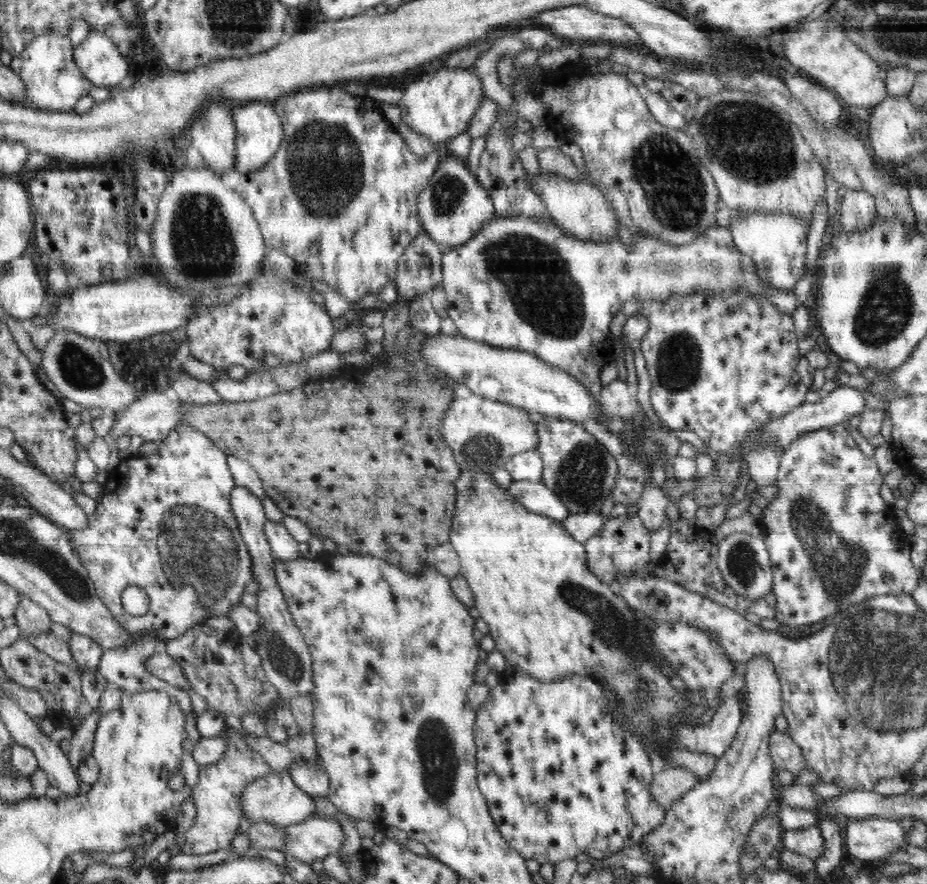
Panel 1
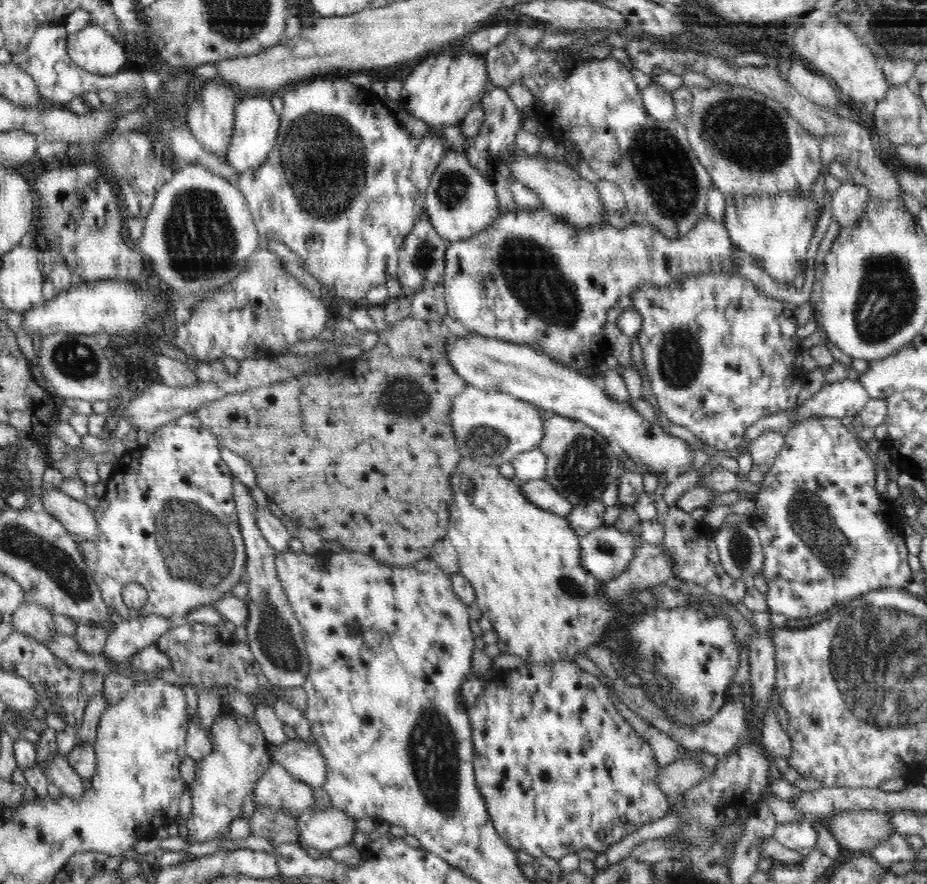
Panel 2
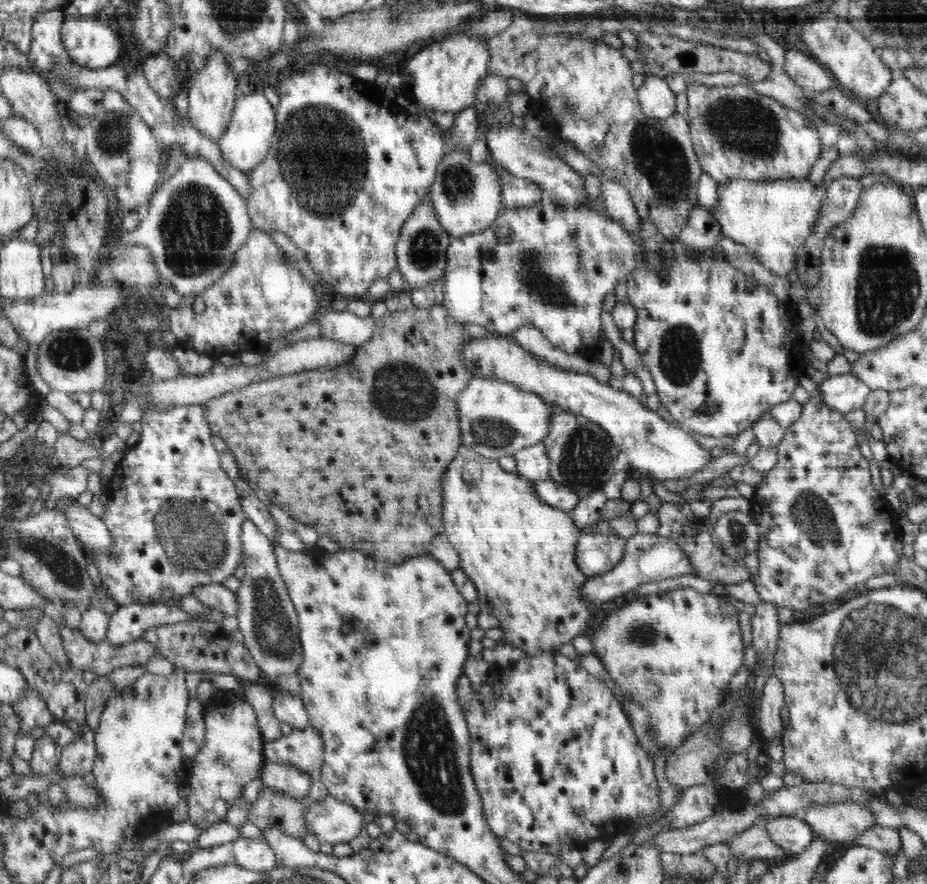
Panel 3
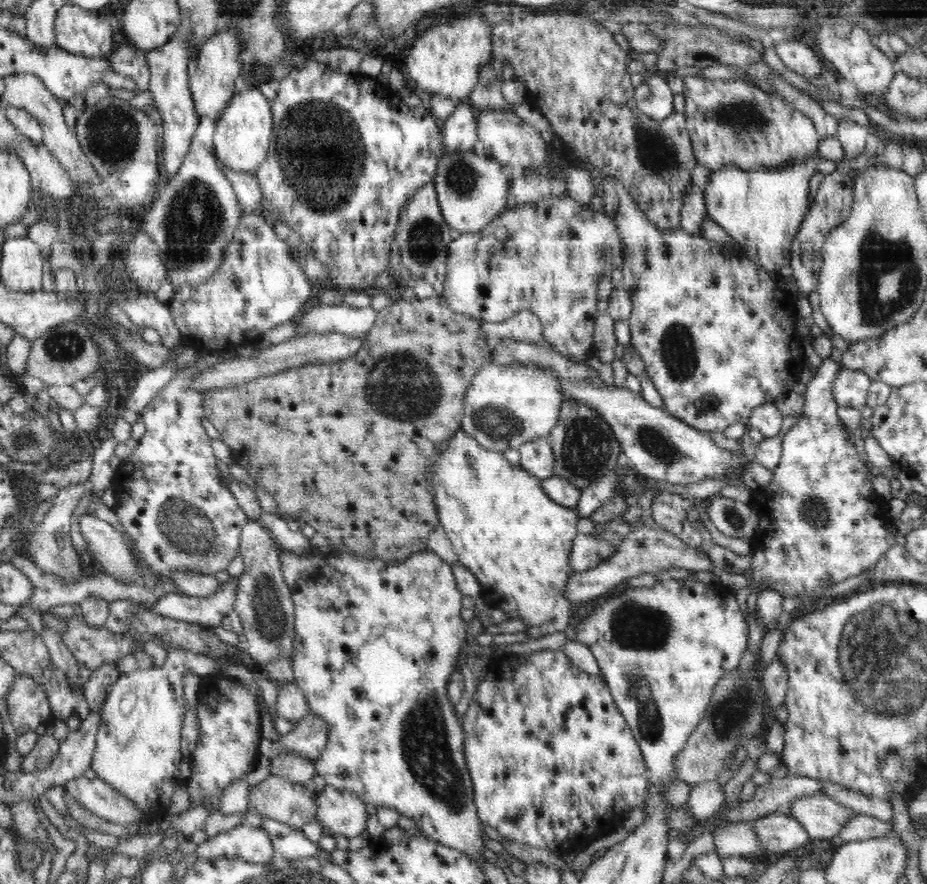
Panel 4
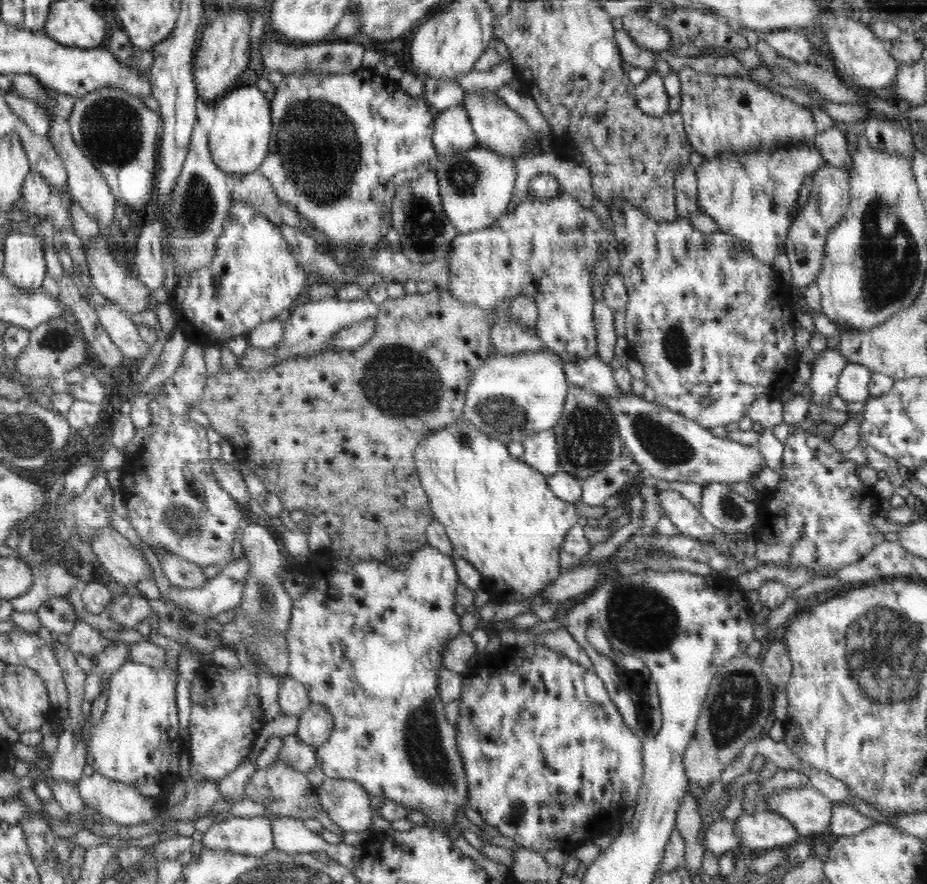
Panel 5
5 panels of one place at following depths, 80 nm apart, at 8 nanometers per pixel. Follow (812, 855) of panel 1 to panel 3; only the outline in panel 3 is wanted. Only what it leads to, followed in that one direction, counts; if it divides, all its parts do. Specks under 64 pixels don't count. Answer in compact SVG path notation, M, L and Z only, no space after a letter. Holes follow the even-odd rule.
M774 817L764 820L768 836L786 852L801 853L814 840L809 824L796 817Z

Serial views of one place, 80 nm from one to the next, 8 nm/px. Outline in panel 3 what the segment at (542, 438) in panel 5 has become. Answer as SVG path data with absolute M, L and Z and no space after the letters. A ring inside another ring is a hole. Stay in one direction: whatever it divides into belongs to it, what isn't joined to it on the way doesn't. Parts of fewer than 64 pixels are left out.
M543 442L522 448L514 457L516 457L518 475L531 481L550 479L552 461L548 457L548 451Z

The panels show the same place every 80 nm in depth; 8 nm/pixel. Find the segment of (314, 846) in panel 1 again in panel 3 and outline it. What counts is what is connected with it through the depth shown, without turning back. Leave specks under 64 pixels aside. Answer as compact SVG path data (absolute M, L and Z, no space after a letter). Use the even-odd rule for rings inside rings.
M330 793L326 795L326 800L322 800L322 802L309 803L307 811L304 813L306 813L306 830L315 834L322 843L328 842L335 845L339 842L349 842L360 834L363 827L362 811L346 802L337 800Z

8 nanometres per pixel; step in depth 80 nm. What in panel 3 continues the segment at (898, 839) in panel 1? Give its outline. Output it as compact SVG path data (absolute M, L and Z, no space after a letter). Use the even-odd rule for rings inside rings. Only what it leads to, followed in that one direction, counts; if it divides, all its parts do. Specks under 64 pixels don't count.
M826 804L826 806L810 806L805 811L803 820L809 824L815 838L828 841L850 843L862 832L878 825L874 815L864 806L857 804Z

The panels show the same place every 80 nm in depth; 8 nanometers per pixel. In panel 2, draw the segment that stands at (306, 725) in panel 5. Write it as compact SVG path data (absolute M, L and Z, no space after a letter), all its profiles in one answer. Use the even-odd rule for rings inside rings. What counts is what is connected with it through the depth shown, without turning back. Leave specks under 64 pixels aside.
M295 737L281 745L269 744L268 753L274 763L283 766L295 779L310 785L312 790L322 787L326 782L325 760L312 738Z

